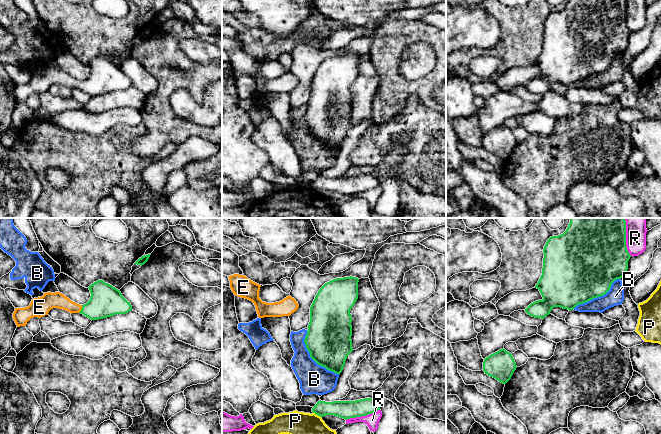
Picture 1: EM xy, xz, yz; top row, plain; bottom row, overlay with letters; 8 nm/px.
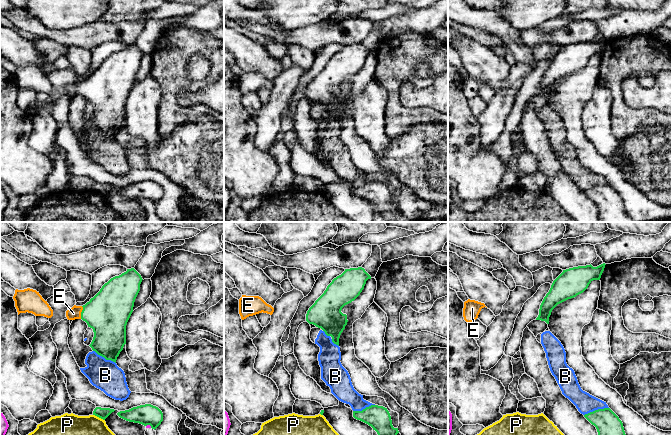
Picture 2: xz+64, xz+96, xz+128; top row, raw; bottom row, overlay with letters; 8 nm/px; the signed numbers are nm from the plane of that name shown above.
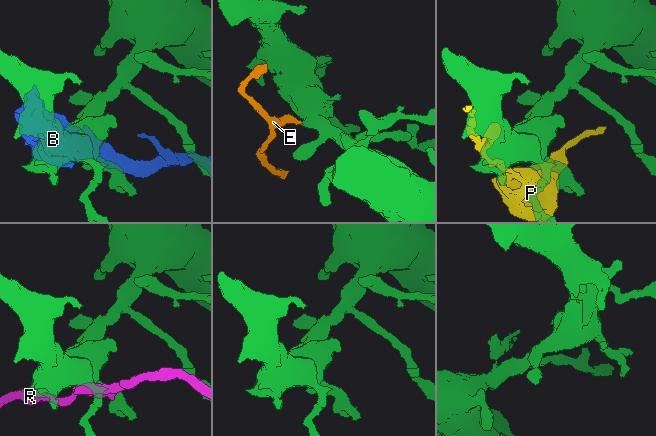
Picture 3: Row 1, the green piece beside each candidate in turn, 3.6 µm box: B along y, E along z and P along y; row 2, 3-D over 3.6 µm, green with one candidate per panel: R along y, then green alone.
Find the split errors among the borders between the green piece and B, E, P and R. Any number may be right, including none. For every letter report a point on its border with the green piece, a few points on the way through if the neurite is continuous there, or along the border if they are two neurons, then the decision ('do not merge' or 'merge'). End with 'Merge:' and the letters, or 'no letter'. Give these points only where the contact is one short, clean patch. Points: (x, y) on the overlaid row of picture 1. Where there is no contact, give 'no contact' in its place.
B: xz (312, 358) | do not merge
E: xy (81, 309) | across xy (105, 301), (94, 309), (81, 309), (52, 300) | merge
P: xz (317, 414) | do not merge
R: yz (625, 237) | do not merge
Merge: E

